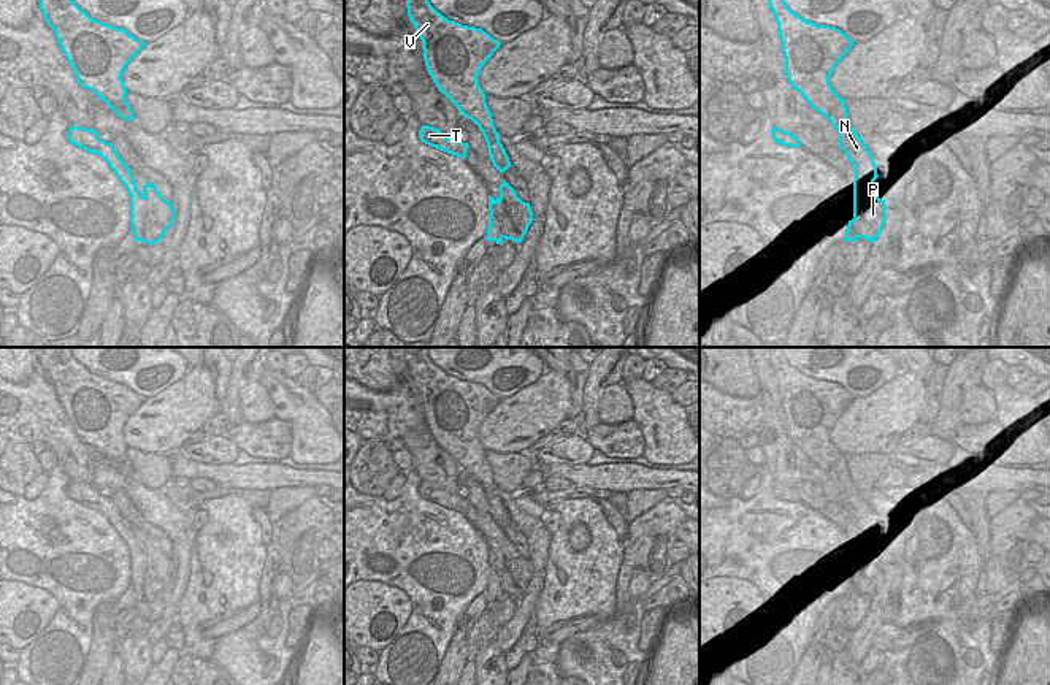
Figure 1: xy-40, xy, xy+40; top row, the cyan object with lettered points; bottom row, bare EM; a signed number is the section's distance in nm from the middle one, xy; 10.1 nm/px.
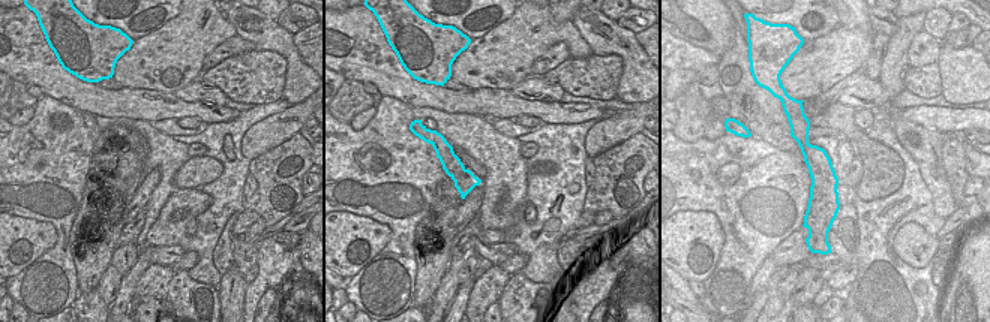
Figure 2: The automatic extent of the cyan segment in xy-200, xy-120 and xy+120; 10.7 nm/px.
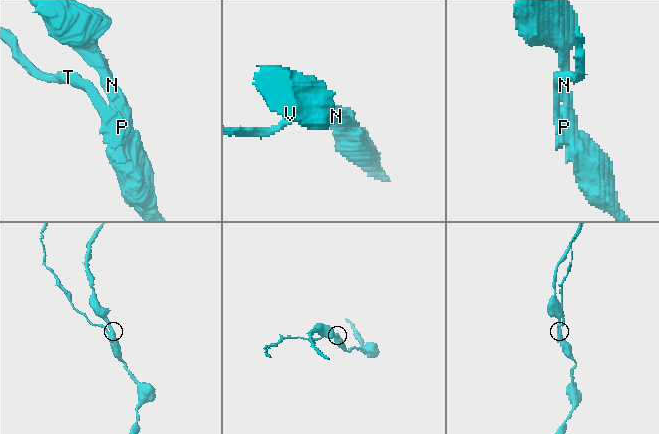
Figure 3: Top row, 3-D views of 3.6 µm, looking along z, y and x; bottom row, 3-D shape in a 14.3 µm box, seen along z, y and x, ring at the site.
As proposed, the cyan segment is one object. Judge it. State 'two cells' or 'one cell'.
two cells

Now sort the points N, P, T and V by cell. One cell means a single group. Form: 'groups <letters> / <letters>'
groups N P V / T

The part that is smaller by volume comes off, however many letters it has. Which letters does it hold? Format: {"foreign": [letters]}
{"foreign": ["T"]}

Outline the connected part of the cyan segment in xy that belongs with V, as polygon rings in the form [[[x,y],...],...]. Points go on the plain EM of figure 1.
[[[404,347],[404,352],[409,376],[422,395],[428,430],[462,471],[479,482],[489,503],[489,514],[503,530],[512,520],[477,438],[481,423],[501,398],[482,384],[444,373],[430,360],[428,347]]]

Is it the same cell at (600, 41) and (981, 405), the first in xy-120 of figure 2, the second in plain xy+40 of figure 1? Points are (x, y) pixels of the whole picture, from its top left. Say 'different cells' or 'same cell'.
different cells

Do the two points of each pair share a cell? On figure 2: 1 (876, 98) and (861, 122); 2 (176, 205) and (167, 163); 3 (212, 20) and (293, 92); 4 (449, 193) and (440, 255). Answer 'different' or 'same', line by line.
1: different
2: different
3: different
4: same

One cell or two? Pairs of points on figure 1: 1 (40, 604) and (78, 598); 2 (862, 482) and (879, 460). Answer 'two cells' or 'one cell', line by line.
1: two cells
2: one cell

